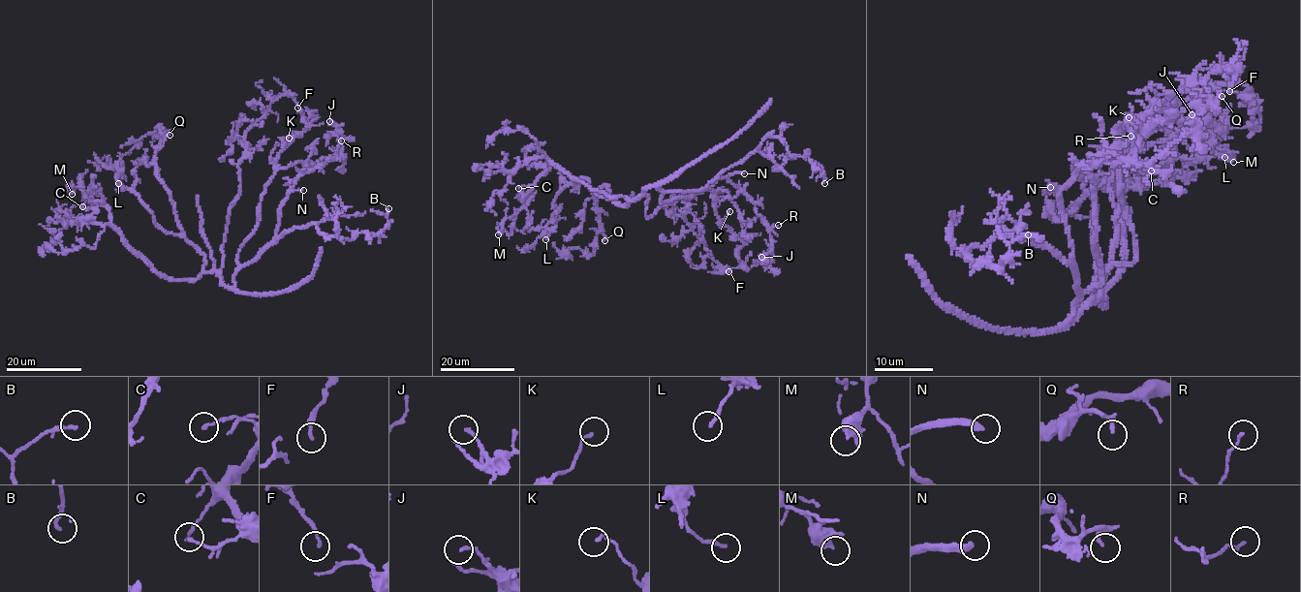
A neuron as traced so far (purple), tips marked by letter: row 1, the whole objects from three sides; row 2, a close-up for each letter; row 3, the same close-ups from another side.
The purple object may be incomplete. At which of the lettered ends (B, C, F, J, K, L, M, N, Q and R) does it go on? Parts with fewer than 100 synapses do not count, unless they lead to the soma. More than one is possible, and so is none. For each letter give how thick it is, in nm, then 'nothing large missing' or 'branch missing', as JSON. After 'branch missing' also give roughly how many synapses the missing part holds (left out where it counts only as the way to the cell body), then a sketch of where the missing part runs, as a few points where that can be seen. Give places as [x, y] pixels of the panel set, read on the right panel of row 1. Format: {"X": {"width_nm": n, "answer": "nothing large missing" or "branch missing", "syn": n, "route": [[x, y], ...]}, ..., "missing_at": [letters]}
{"B": {"width_nm": 190, "answer": "nothing large missing"}, "C": {"width_nm": 150, "answer": "nothing large missing"}, "F": {"width_nm": 170, "answer": "nothing large missing"}, "J": {"width_nm": 150, "answer": "nothing large missing"}, "K": {"width_nm": 120, "answer": "nothing large missing"}, "L": {"width_nm": 170, "answer": "nothing large missing"}, "M": {"width_nm": 240, "answer": "nothing large missing"}, "N": {"width_nm": 280, "answer": "branch missing", "syn": 170, "route": [[1050, 187], [1063, 198], [1093, 197], [1119, 207], [1147, 204], [1166, 190], [1170, 181], [1158, 169]]}, "Q": {"width_nm": 180, "answer": "nothing large missing"}, "R": {"width_nm": 120, "answer": "nothing large missing"}, "missing_at": ["N"]}

